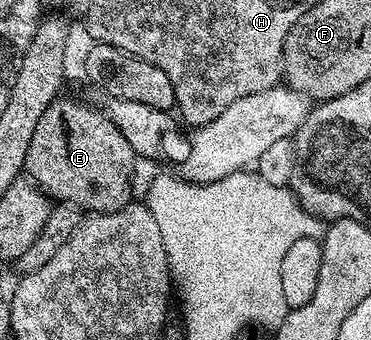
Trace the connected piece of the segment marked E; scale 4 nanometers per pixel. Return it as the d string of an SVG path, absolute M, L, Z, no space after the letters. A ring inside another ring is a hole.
M63 95L45 107L37 127L33 127L23 167L26 176L52 202L77 205L80 210L96 214L112 213L132 204L131 176L135 173L135 161L137 155L129 147L129 139L117 131L102 108L94 109Z

